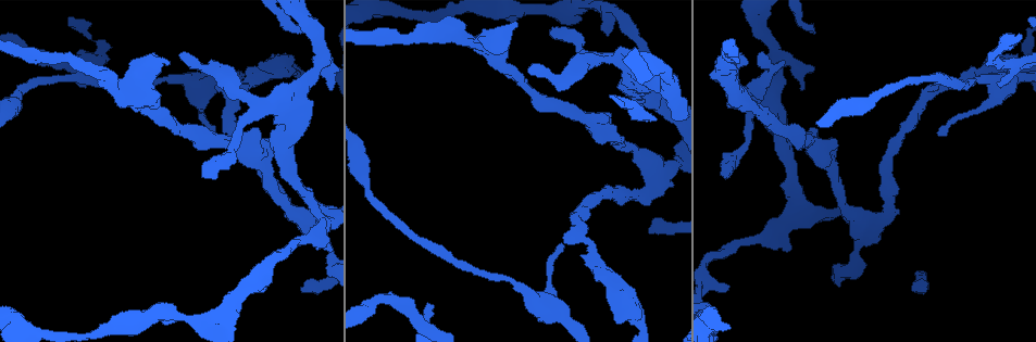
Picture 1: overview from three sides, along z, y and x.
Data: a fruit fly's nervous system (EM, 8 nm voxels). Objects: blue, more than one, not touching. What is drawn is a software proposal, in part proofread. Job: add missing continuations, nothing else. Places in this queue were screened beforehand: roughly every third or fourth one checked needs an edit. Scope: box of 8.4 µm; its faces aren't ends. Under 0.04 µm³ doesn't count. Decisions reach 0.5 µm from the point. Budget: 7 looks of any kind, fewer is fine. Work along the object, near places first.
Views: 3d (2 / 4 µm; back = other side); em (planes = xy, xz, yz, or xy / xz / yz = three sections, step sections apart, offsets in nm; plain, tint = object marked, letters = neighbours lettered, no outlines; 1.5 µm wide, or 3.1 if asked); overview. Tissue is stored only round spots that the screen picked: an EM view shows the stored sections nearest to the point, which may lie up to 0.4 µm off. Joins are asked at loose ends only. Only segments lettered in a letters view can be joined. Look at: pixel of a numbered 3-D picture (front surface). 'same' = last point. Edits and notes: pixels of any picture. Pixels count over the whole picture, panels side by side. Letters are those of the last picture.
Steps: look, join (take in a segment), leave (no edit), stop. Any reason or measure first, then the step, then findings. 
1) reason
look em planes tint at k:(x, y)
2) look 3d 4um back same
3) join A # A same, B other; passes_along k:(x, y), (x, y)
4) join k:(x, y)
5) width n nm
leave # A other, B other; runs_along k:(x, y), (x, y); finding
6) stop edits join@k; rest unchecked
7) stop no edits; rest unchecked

free end
look 3d 4um at 1:(170, 61)

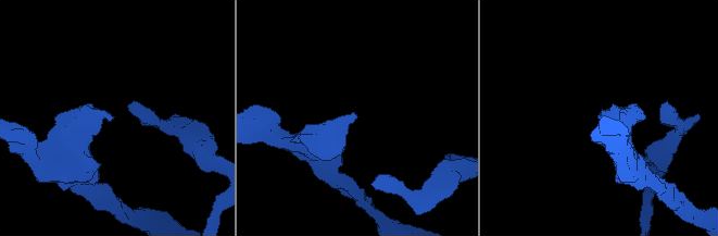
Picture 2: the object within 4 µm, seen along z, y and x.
now the EM
look em xz step 8 letters at 2:(108, 117)

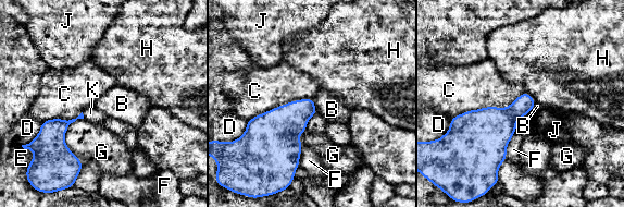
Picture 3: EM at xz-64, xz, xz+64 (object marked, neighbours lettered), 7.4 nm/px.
leave # B other, C other, D other, E other, F other, G other, H other, J other, K other; border 3:(524, 90), (506, 107), (450, 119); no lettered segment goes on from it

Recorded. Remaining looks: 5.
an open end
look em planes tint at 1:(564, 246)

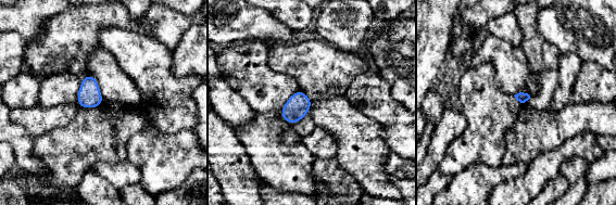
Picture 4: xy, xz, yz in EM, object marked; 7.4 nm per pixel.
look em planes letters same

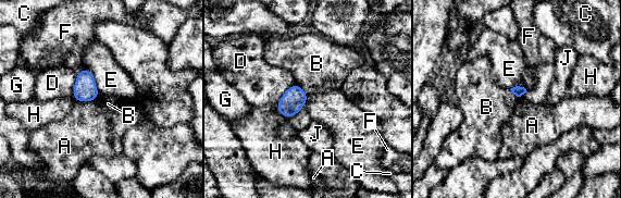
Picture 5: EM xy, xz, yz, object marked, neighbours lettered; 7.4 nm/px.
leave # A other, B other, C other, D other, E other, F other, G other, H other, J other; border 5:(83, 67), (91, 73), (99, 94); none of them fits

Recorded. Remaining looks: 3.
free end
look em planes plain at 1:(433, 305)

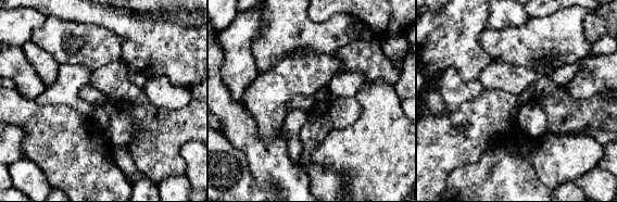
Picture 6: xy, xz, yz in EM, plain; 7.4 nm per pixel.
look em planes letters same

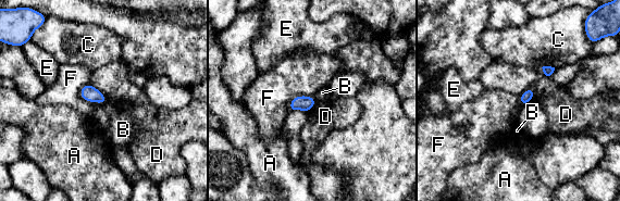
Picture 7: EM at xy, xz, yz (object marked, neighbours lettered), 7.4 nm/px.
leave # A other, B other, C other, D other, E other, F other; border 7:(107, 98), (102, 105); none of them fits

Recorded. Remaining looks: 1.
stop no edits; rest unchecked

